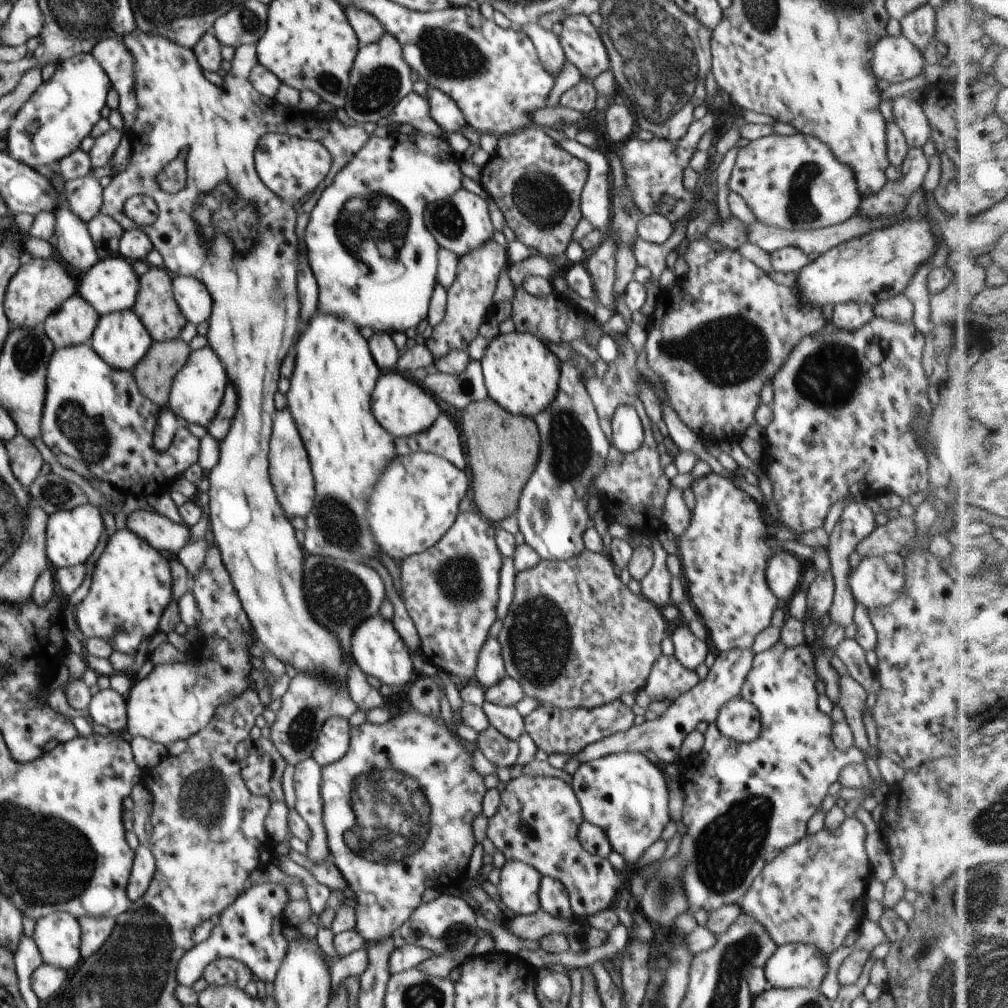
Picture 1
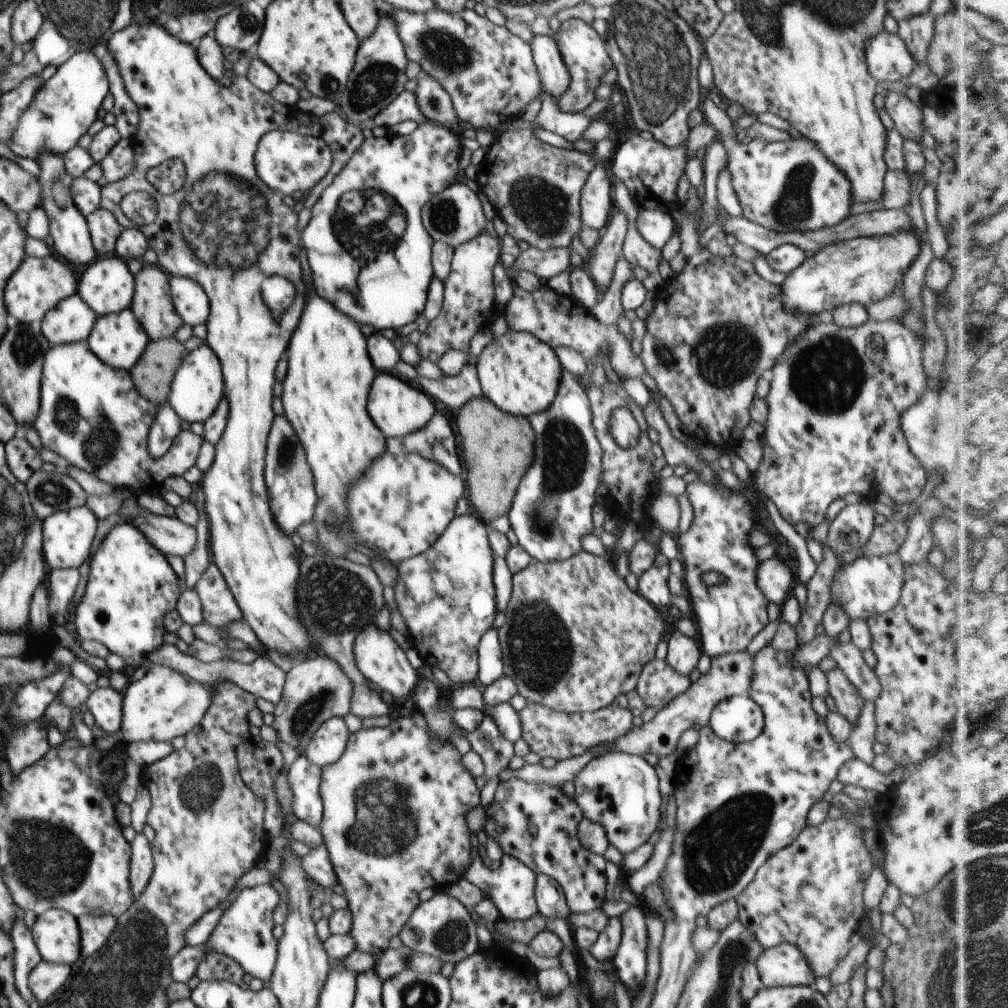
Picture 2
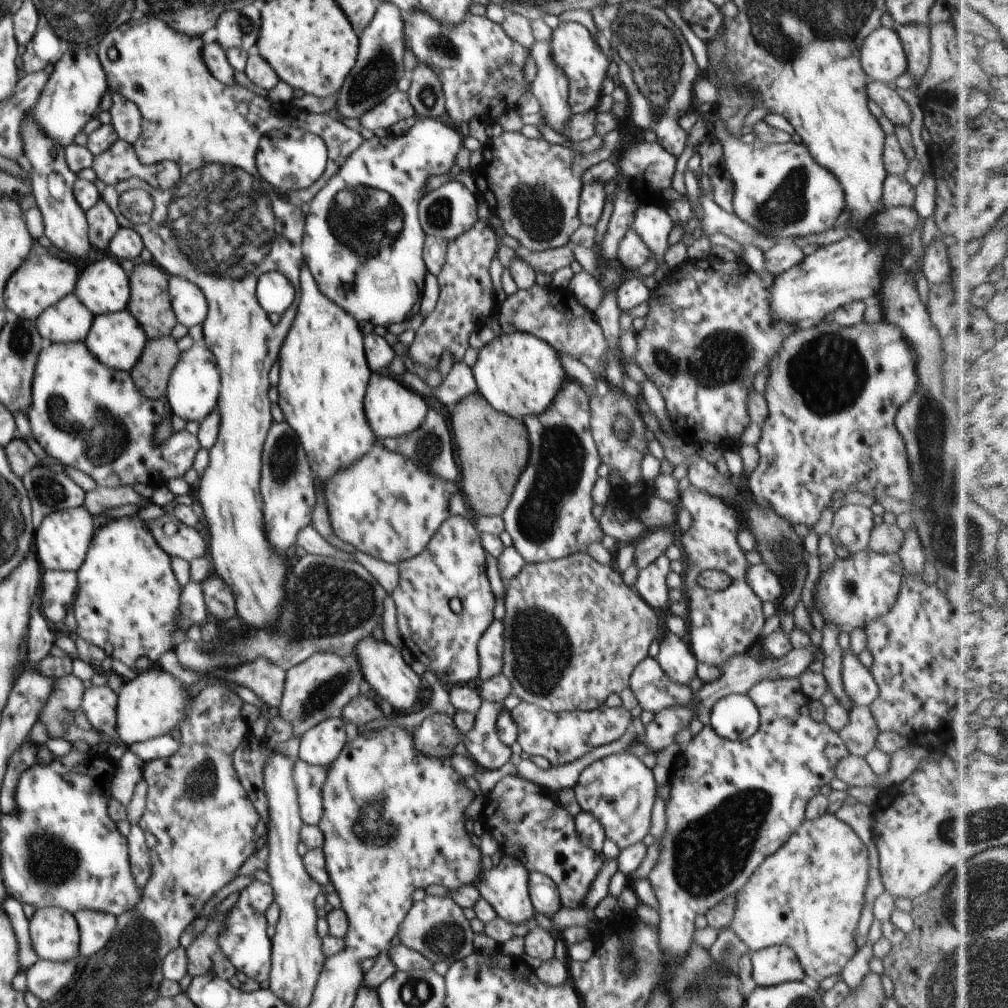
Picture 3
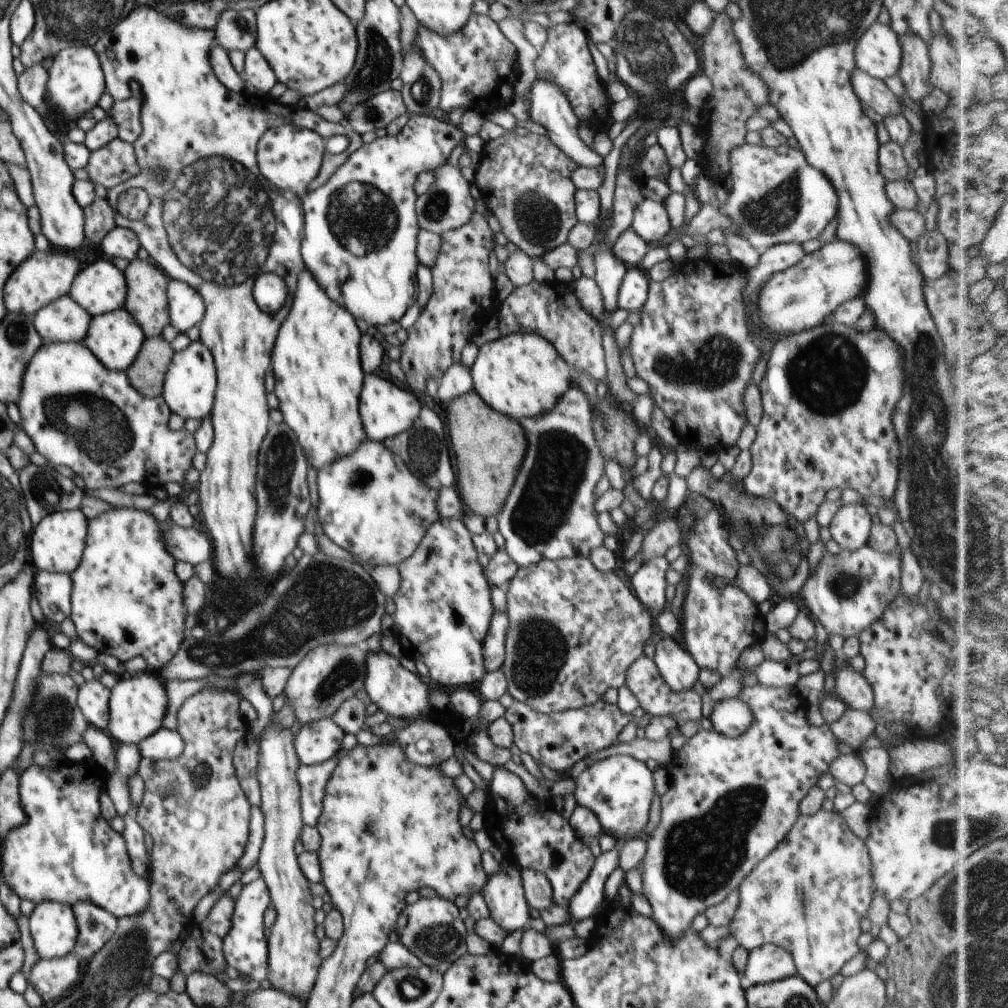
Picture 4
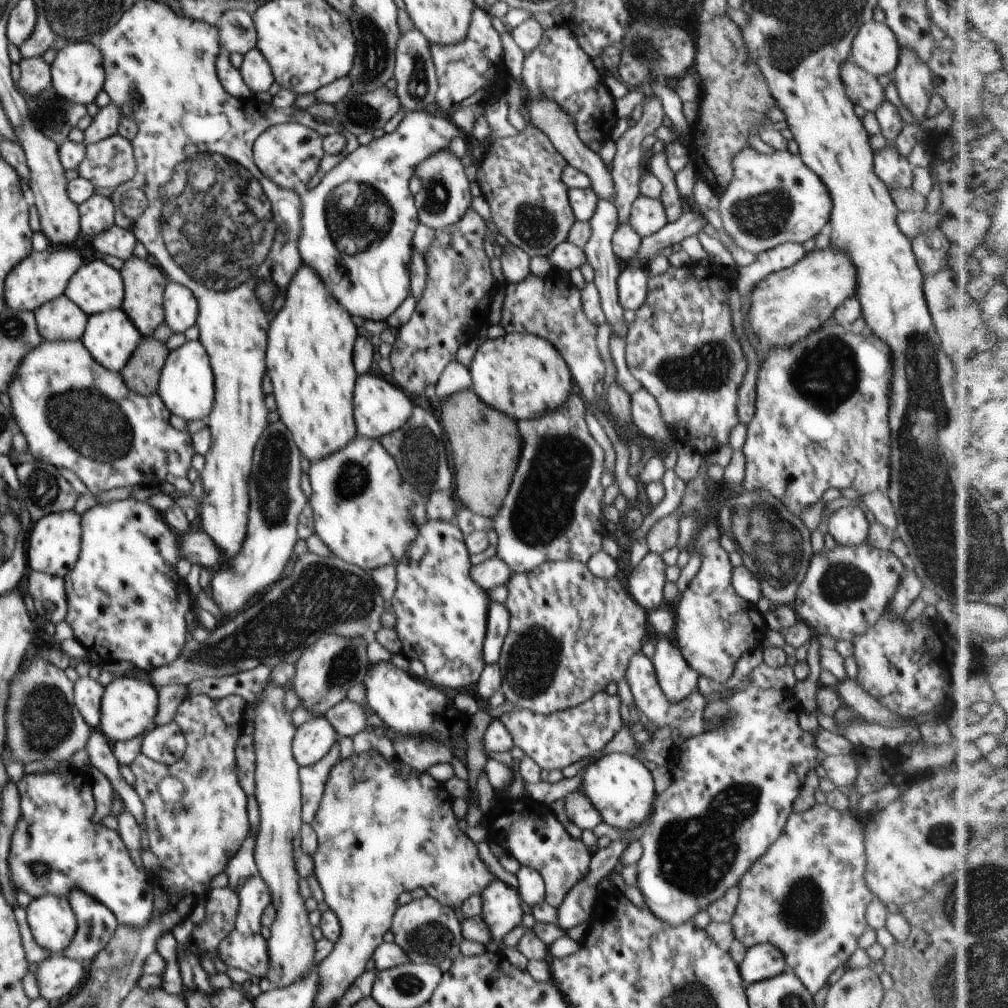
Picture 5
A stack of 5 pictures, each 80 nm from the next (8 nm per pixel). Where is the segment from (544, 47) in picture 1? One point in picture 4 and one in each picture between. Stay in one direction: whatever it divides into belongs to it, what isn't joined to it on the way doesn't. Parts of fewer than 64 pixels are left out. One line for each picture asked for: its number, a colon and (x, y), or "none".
2: (553, 71)
3: (550, 86)
4: (549, 107)

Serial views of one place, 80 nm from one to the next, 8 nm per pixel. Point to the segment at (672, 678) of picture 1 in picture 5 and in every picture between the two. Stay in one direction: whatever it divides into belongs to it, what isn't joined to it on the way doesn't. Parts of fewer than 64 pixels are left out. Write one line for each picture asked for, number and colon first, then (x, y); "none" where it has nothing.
2: (659, 683)
3: (654, 690)
4: (654, 695)
5: (687, 716)

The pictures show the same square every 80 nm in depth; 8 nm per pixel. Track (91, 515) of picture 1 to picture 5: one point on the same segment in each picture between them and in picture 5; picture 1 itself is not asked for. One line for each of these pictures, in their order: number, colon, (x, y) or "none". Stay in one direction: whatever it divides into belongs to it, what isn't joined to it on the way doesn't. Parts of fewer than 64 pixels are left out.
2: (67, 535)
3: (61, 541)
4: (56, 545)
5: (53, 545)

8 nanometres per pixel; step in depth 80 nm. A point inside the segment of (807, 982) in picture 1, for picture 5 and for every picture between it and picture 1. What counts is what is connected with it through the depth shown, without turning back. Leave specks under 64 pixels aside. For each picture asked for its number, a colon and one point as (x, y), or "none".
2: (784, 965)
3: (778, 964)
4: (765, 964)
5: (763, 961)

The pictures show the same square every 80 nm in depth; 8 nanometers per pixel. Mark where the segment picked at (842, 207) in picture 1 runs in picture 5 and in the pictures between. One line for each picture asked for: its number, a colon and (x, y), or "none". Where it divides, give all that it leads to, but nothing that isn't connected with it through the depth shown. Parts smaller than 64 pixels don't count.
2: (788, 185)
3: (779, 189)
4: (776, 196)
5: (772, 199)

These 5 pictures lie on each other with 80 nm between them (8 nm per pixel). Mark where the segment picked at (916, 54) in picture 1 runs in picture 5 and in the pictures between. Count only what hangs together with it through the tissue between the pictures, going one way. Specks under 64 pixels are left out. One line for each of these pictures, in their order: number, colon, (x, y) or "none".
2: (888, 58)
3: (882, 56)
4: (878, 51)
5: (875, 49)

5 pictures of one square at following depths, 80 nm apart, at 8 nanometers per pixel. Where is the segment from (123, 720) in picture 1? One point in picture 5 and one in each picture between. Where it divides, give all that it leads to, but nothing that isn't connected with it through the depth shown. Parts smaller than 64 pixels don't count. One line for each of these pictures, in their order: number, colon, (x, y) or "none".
2: (105, 704)
3: (99, 704)
4: (93, 698)
5: (88, 692)

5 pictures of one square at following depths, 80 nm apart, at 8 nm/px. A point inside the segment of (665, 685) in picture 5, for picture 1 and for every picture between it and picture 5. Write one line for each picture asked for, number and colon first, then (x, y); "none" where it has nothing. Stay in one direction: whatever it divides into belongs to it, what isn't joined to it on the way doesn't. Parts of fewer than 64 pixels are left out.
1: (690, 651)
2: (684, 652)
3: (676, 658)
4: (675, 664)

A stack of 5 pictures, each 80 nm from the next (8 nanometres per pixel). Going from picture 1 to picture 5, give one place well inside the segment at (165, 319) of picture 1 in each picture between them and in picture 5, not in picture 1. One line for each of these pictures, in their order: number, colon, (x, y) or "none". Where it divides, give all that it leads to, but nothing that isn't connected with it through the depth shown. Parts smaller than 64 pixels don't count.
2: (152, 304)
3: (150, 302)
4: (146, 301)
5: (144, 282)

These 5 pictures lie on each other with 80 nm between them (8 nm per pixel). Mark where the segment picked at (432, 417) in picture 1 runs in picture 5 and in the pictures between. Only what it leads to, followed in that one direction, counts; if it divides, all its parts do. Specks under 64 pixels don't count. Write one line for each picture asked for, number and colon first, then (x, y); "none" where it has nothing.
2: (397, 408)
3: (392, 409)
4: (386, 410)
5: (380, 407)

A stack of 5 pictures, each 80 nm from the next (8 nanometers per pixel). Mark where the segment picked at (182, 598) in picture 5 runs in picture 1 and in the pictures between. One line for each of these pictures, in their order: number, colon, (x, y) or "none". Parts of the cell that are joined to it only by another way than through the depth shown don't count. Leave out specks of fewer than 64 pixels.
1: (131, 586)
2: (131, 586)
3: (128, 598)
4: (127, 600)

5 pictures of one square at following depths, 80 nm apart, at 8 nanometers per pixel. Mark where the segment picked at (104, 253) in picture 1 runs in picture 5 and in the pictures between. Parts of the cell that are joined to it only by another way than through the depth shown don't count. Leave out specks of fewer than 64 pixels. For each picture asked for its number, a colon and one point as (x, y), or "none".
2: (104, 229)
3: (102, 222)
4: (99, 218)
5: (96, 213)

